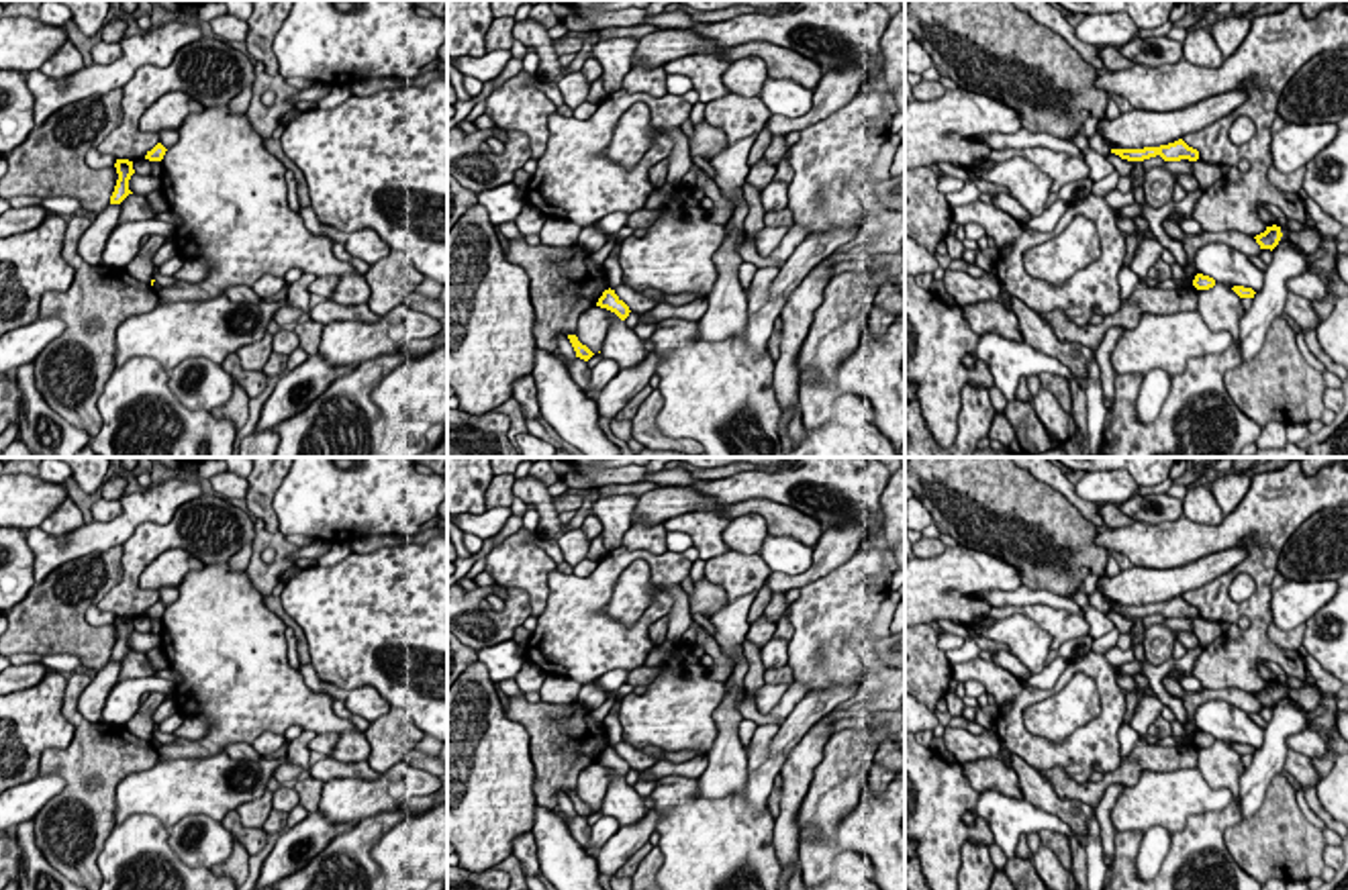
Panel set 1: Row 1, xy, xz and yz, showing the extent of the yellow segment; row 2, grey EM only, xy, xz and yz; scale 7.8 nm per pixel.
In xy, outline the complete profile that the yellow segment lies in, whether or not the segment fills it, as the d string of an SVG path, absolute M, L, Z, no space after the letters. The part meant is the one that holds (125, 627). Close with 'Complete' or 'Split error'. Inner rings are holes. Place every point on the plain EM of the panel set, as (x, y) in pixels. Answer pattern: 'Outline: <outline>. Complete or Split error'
Outline: M116 616L114 625L116 625L118 637L110 653L110 661L121 661L129 651L133 651L129 647L129 637L135 631L135 627L133 627L133 619L129 616Z. Complete

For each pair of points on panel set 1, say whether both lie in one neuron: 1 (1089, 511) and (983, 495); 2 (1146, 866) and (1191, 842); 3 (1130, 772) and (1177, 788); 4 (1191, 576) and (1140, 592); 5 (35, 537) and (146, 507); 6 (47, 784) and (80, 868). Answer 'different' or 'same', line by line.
1: different
2: different
3: different
4: same
5: same
6: different

